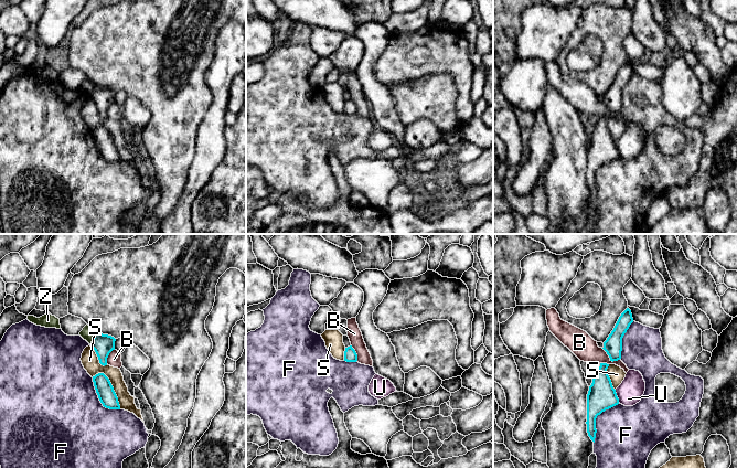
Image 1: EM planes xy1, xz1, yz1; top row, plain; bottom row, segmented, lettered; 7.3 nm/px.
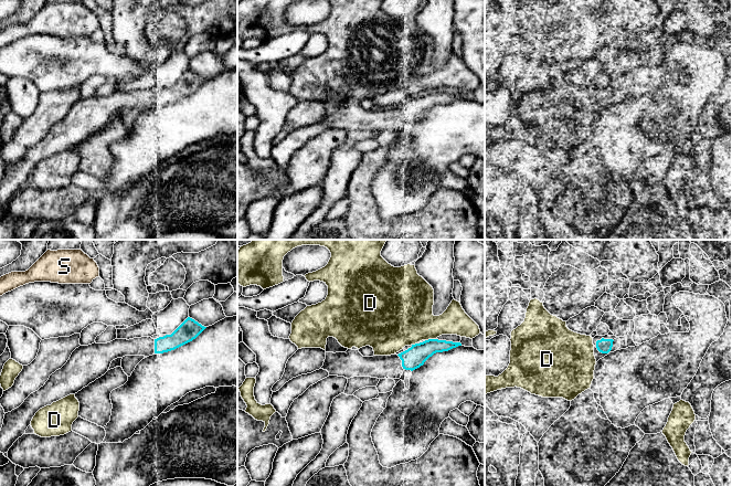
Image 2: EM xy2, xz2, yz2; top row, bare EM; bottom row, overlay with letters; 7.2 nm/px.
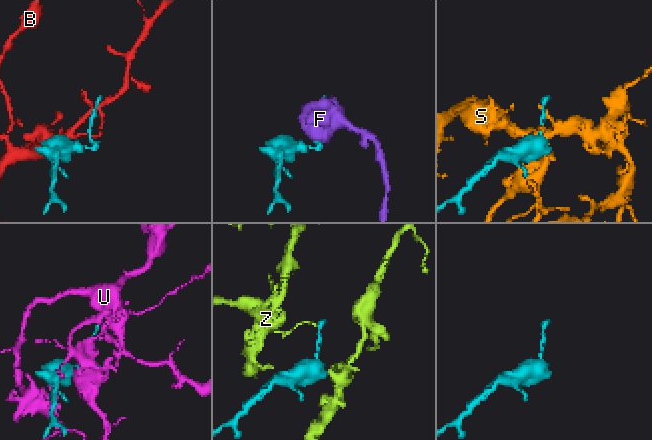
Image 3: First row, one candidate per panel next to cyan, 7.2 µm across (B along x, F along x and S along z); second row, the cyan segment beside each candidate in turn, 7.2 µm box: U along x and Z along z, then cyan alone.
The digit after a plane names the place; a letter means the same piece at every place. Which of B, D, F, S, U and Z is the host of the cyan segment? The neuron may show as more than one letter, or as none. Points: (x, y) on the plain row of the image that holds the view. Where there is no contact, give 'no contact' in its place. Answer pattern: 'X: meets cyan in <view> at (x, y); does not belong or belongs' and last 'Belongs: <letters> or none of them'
B: meets cyan in yz1 at (609, 109); does not belong
D: meets cyan in xz2 at (430, 92); does not belong
F: meets cyan in yz1 at (596, 170); does not belong
S: meets cyan in xy1 at (111, 139); does not belong
U: meets cyan in yz1 at (617, 149); does not belong
Z: meets cyan in xy1 at (93, 91); does not belong
Belongs: none of them

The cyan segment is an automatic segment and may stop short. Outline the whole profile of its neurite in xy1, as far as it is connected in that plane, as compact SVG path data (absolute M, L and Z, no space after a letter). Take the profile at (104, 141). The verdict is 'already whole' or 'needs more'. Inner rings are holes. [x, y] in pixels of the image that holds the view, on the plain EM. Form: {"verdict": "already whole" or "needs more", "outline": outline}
{"verdict": "already whole", "outline": "M98 126L93 129L93 135L103 159L109 162L120 162L118 150L109 131L104 126Z"}

